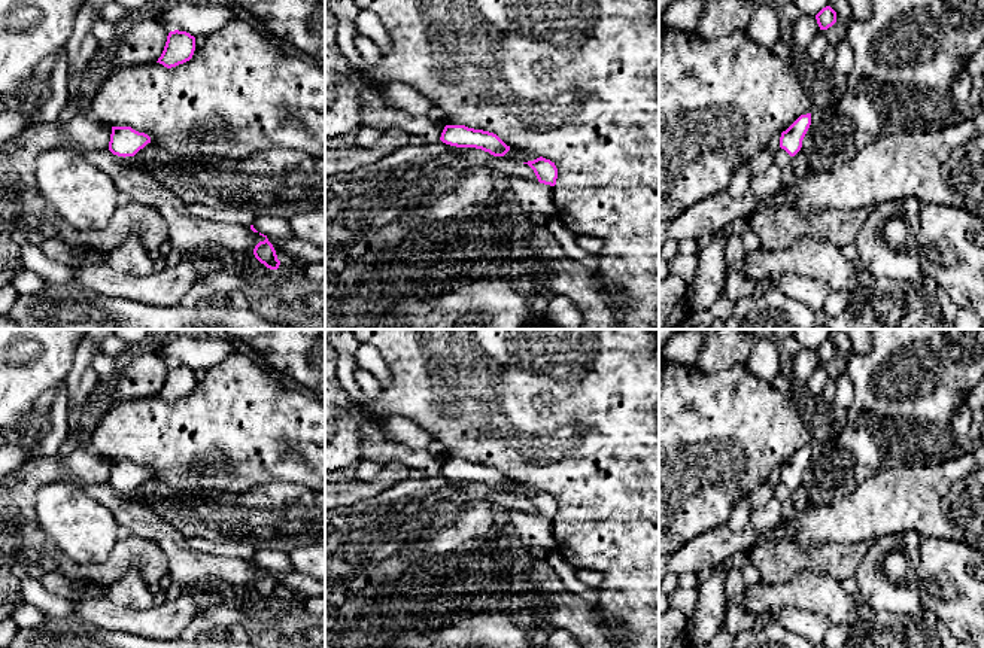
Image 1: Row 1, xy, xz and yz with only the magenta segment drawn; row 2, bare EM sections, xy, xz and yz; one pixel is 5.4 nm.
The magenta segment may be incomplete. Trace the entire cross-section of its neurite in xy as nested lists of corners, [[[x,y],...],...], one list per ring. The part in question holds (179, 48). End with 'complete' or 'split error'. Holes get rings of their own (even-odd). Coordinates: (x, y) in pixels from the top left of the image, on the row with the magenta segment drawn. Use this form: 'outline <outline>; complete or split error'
outline [[[170,31],[164,51],[157,63],[167,69],[176,67],[189,61],[195,51],[195,37],[186,31]]]; complete

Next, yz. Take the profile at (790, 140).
outline [[[811,113],[801,115],[786,131],[781,133],[780,147],[790,156],[795,156],[801,147],[802,140],[811,125]]]; complete

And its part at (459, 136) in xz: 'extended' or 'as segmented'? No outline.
as segmented

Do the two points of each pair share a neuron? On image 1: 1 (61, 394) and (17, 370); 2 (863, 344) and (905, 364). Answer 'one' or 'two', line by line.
1: two
2: two

